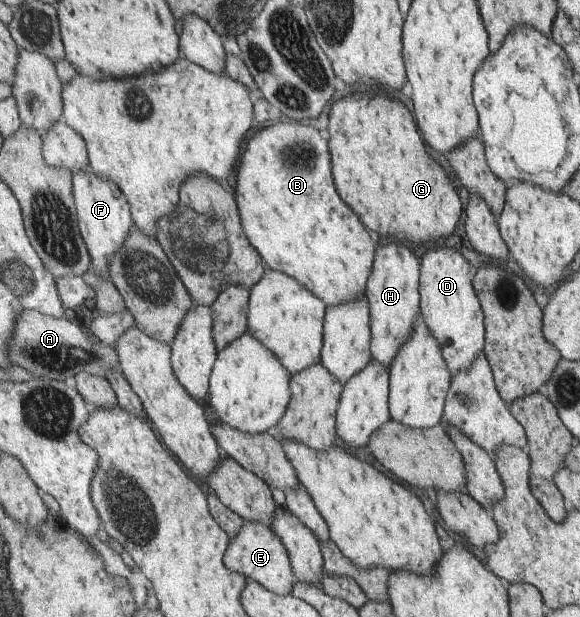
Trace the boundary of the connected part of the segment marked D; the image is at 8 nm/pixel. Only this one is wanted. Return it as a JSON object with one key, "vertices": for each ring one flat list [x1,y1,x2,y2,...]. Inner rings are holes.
{"vertices":[[431,245,421,260,420,308,431,333,442,344,445,360,452,374,475,365,486,345,486,316,474,289,469,262,453,247]]}

